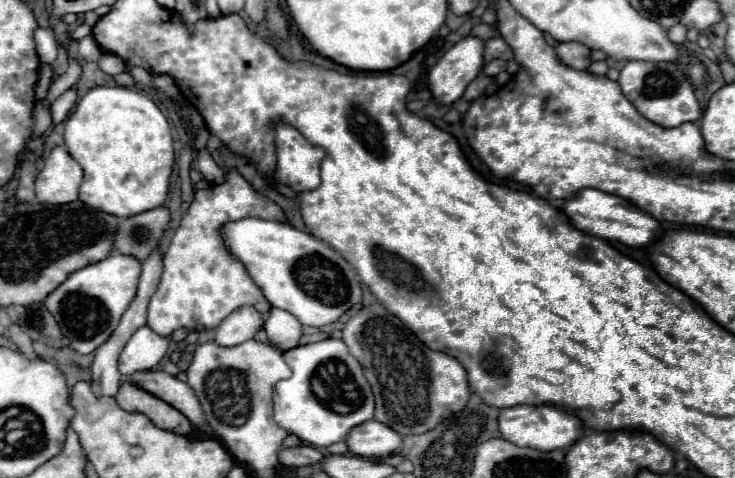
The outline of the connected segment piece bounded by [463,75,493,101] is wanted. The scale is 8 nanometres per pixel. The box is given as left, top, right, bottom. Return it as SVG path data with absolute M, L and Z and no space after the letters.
M479 75L477 79L473 79L473 81L467 85L465 93L463 93L463 101L475 101L477 97L481 97L483 91L485 91L485 87L487 87L491 81L493 81L493 79L491 79L491 77L485 77L485 75Z

